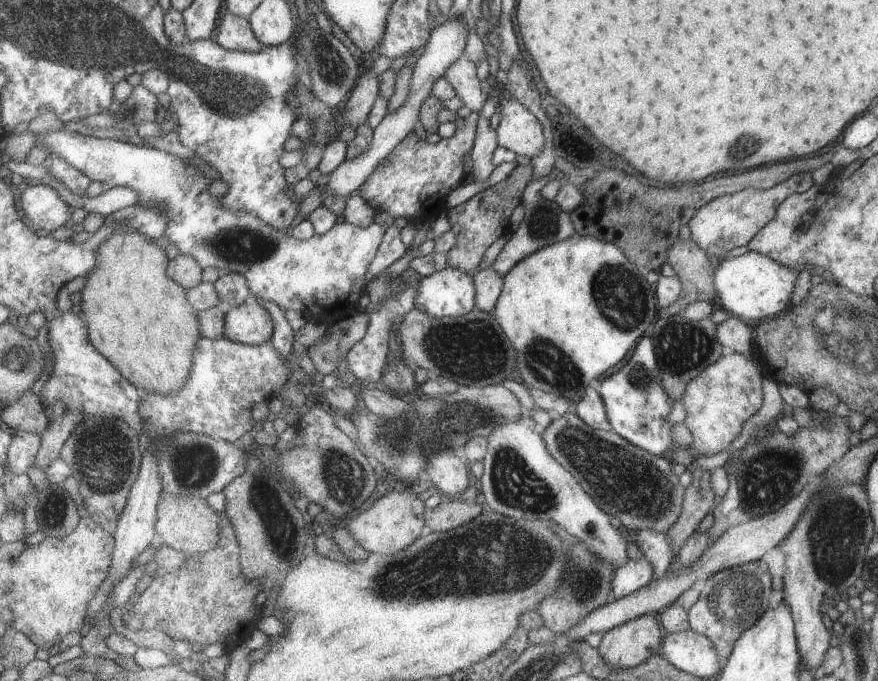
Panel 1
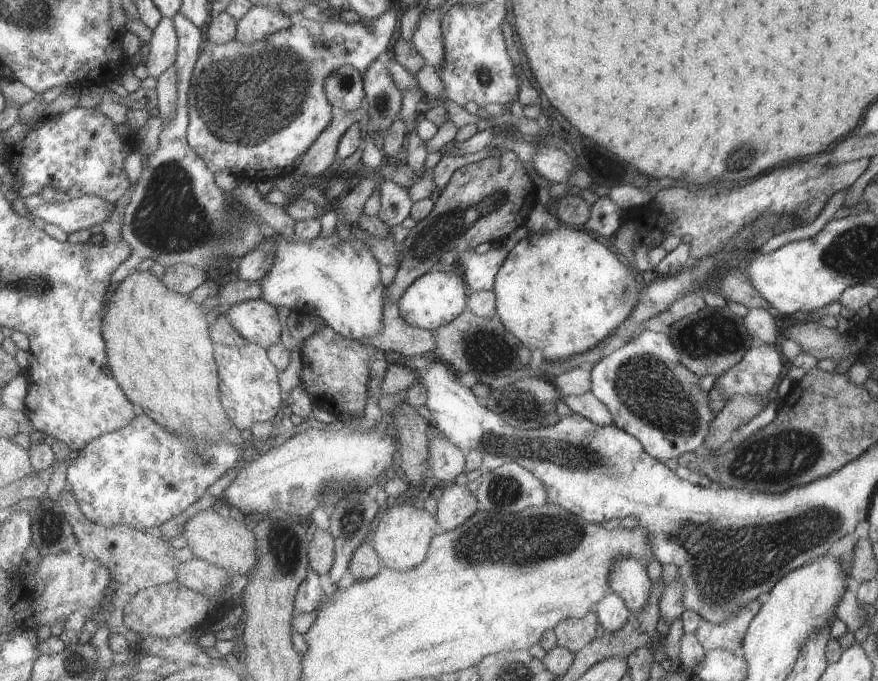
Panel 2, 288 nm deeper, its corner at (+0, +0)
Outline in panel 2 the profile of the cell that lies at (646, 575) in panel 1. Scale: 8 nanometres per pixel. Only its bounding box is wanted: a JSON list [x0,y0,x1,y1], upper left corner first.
[595,592,633,632]

